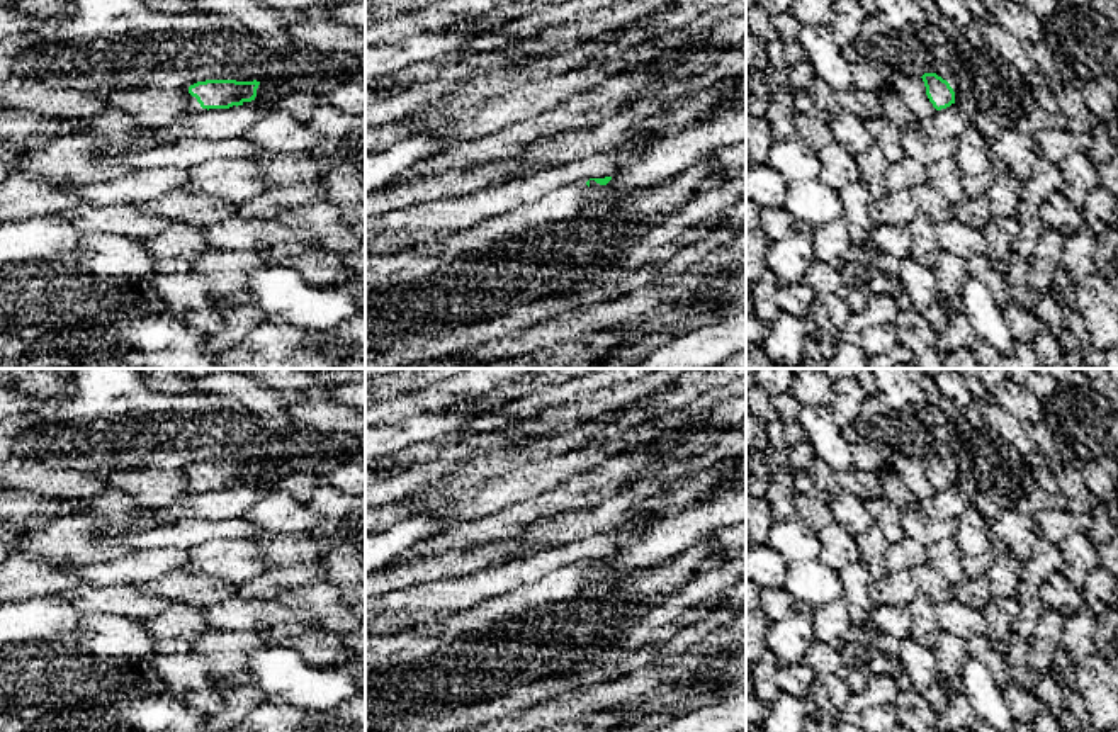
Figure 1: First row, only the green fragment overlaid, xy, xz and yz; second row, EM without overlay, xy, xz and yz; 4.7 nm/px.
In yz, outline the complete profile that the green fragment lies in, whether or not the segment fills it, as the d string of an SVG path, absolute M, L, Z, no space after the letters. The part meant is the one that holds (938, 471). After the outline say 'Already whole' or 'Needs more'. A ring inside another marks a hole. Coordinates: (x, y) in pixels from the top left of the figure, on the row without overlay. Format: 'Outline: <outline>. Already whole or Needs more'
Outline: M924 453L923 457L926 476L936 491L946 489L955 484L955 472L946 460L936 453Z. Already whole

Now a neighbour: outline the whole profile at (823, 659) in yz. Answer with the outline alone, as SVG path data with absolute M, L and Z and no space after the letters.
M814 639L809 645L804 662L817 674L831 674L839 678L851 693L858 693L867 686L867 676L843 662L838 649Z

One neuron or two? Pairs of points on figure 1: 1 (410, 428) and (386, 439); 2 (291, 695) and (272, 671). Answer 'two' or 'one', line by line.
1: one
2: one

